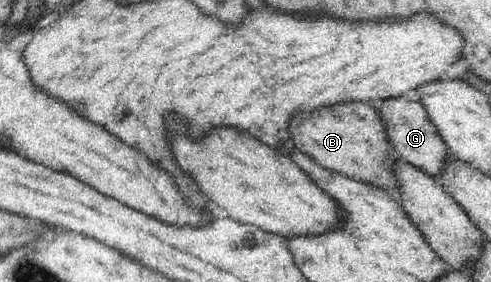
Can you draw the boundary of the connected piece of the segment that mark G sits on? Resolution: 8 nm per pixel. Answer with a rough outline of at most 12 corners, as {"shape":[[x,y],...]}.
{"shape":[[413,96],[378,113],[396,155],[438,176],[453,154]]}

